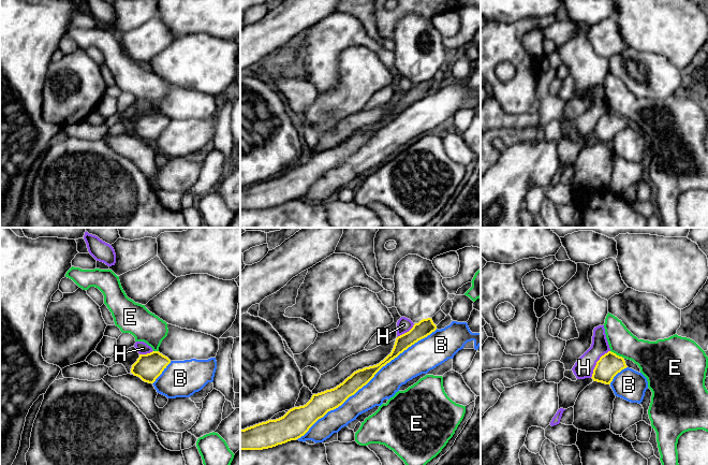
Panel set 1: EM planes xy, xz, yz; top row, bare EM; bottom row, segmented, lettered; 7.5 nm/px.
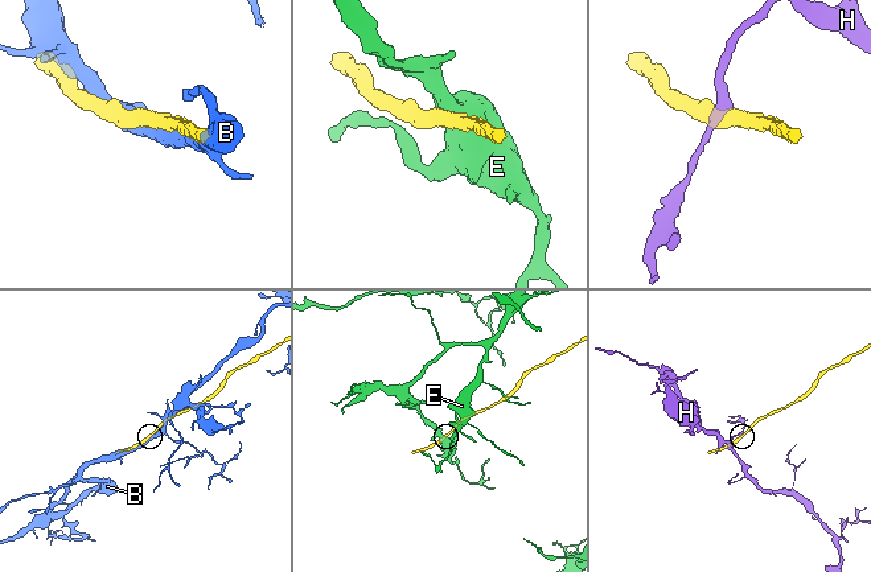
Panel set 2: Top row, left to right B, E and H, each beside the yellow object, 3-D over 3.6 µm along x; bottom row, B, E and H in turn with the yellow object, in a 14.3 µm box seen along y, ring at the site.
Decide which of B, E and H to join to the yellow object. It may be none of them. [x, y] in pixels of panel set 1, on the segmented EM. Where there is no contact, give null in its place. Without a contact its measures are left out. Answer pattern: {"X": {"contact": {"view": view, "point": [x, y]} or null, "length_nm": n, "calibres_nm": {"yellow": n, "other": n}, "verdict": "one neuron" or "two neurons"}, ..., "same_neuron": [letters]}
{"B": {"contact": {"view": "xz", "point": [367, 382]}, "length_nm": 1350, "calibres_nm": {"yellow": 140, "other": 200}, "verdict": "one neuron"}, "E": {"contact": {"view": "yz", "point": [616, 354]}, "length_nm": 110, "calibres_nm": {"yellow": 170, "other": 220}, "verdict": "two neurons"}, "H": {"contact": {"view": "yz", "point": [596, 363]}, "length_nm": 260, "calibres_nm": {"yellow": 170, "other": 150}, "verdict": "two neurons"}, "same_neuron": ["B"]}

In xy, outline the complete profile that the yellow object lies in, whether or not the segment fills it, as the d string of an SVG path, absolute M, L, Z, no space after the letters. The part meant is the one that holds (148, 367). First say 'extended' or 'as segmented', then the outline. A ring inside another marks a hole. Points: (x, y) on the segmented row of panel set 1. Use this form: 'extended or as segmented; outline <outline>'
as segmented; outline M152 351L139 354L137 361L132 365L131 373L145 382L153 383L169 363L171 360L167 357L159 351Z

